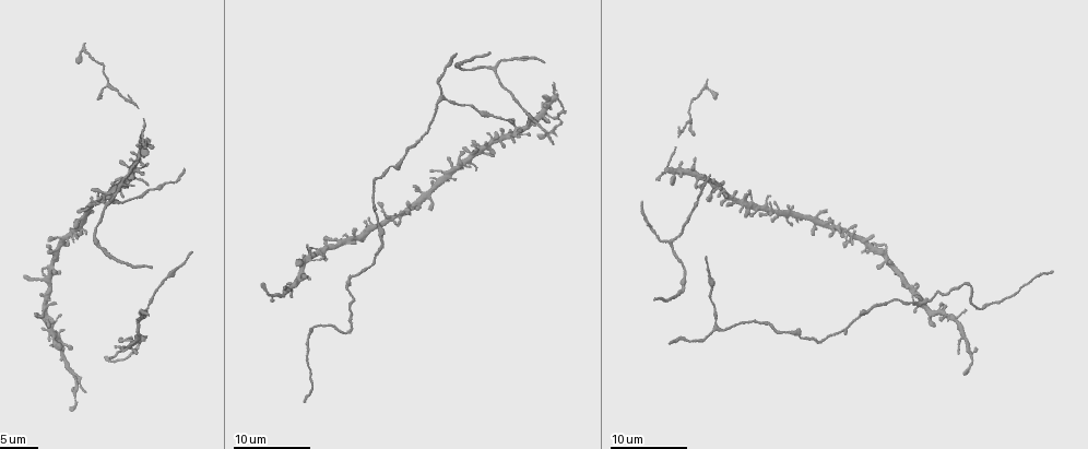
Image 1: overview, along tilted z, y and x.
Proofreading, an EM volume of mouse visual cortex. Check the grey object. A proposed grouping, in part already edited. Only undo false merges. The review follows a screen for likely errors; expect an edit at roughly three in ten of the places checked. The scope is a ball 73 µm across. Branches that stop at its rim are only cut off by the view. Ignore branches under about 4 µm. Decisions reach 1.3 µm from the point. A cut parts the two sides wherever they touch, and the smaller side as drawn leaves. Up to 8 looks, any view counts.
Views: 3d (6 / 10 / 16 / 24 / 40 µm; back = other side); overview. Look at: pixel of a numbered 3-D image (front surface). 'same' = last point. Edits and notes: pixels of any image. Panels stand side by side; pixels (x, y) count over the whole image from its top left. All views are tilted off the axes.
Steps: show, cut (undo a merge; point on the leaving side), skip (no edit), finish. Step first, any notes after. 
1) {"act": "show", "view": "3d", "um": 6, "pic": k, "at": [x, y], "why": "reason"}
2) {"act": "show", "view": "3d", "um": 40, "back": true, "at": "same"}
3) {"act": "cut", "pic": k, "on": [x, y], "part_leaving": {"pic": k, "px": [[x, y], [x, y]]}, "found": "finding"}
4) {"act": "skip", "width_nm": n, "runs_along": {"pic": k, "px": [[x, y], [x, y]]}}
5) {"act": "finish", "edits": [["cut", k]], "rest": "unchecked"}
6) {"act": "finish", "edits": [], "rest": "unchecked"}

{"act": "show", "view": "3d", "um": 16, "pic": 1, "at": [684, 274], "why": "thick turns thin"}

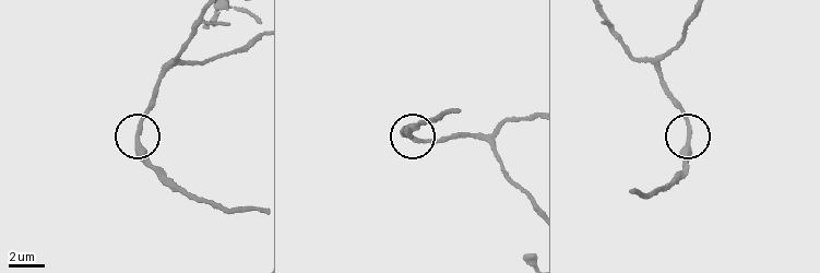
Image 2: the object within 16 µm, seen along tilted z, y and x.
{"act": "skip", "width_nm": 270, "found": "continuous, no second cell"}

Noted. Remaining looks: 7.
{"act": "show", "view": "3d", "um": 6, "pic": 1, "at": [494, 69]}

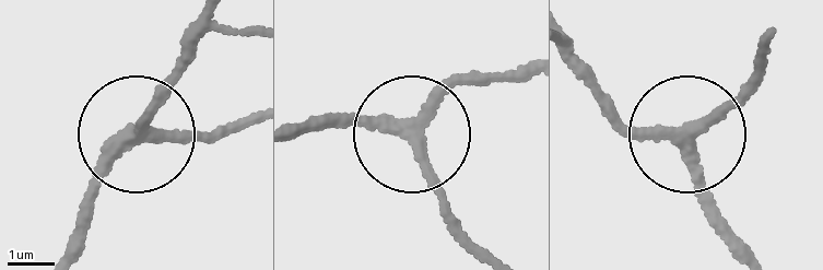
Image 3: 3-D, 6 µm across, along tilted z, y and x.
{"act": "show", "view": "3d", "um": 6, "back": true, "pic": 3, "at": [411, 136]}

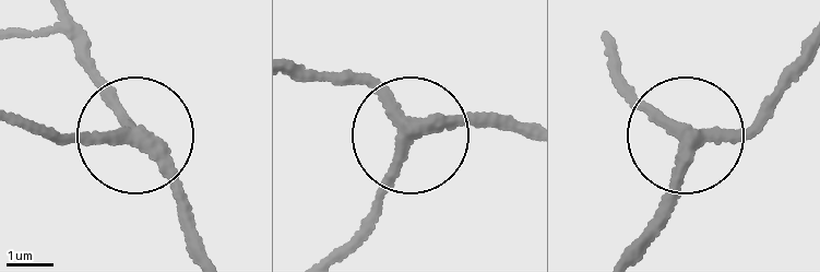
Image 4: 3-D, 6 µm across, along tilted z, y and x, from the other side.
{"act": "skip", "found": "continuous, no second cell"}

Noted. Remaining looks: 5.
{"act": "show", "view": "3d", "um": 16, "pic": 1, "at": [443, 96], "why": "branch point"}

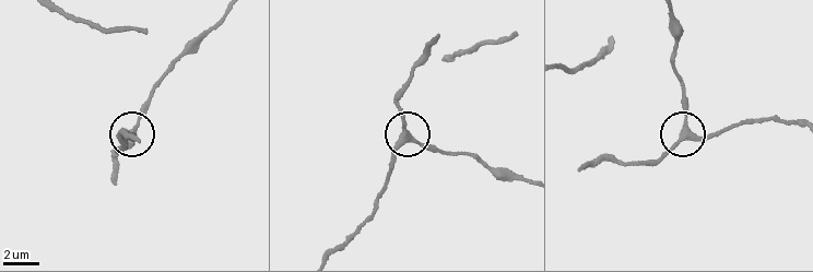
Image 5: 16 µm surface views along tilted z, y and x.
{"act": "skip", "runs_along": {"pic": 5, "px": [[331, 252], [353, 236], [385, 182], [405, 133], [398, 101]]}, "found": "continuous, no second cell"}

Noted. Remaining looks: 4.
{"act": "show", "view": "3d", "um": 10, "pic": 1, "at": [966, 339], "why": "arms part here"}

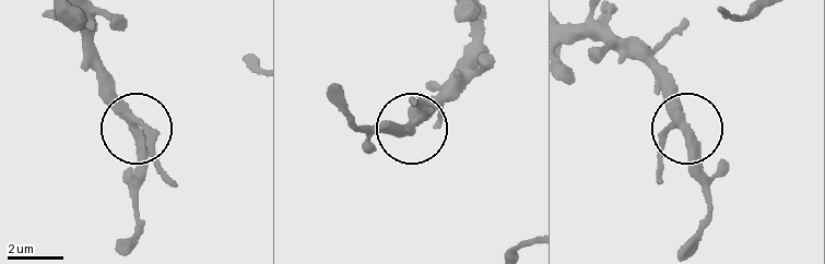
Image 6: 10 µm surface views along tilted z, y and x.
{"act": "skip", "arms": 3, "runs_along": {"pic": 6, "px": [[89, 15], [106, 97], [139, 134], [134, 205]]}, "found": "continuous, no second cell"}

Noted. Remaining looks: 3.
{"act": "finish", "edits": [], "rest": "unchecked"}

